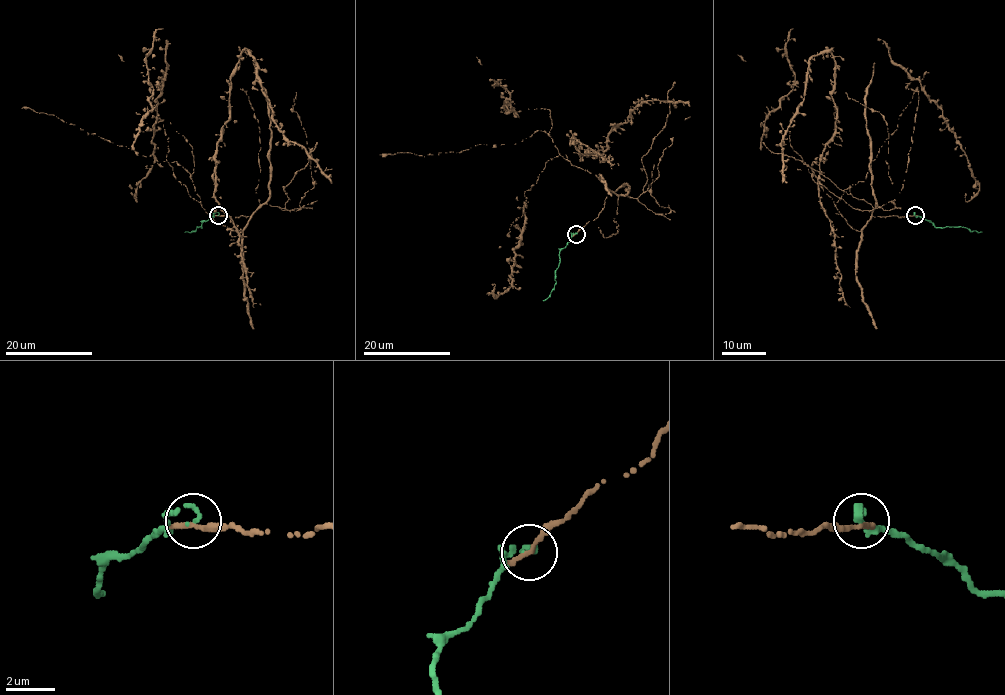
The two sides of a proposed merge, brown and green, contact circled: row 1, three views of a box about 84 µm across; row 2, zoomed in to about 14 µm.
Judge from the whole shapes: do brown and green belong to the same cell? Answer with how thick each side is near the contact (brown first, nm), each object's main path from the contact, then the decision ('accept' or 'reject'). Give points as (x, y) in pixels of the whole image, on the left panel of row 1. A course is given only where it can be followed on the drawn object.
300/240 nm | brown via (218, 215), (284, 208), (283, 189), (312, 157), (278, 127), (246, 49), (214, 199), (260, 305) | green via (218, 214), (204, 221), (201, 227), (185, 232) | accept

